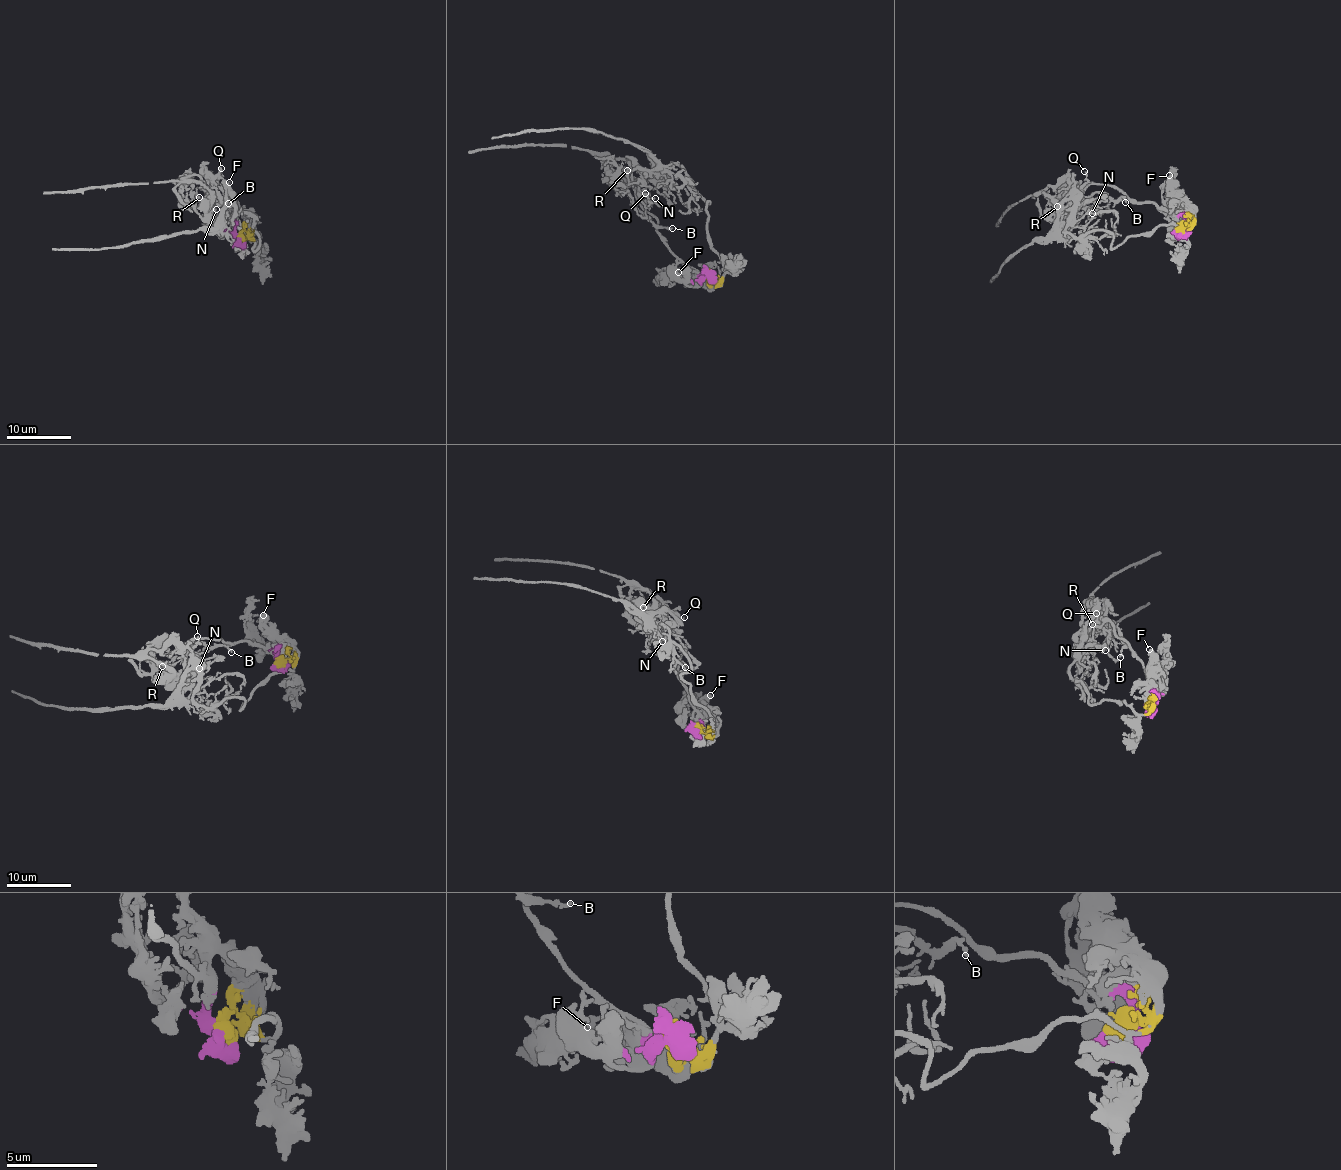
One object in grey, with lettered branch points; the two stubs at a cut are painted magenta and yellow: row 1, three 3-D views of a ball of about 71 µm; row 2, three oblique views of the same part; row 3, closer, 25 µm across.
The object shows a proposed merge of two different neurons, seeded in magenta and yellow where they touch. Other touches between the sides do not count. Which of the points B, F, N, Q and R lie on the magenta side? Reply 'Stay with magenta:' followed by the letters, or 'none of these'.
Stay with magenta: B, F, N, Q, R

